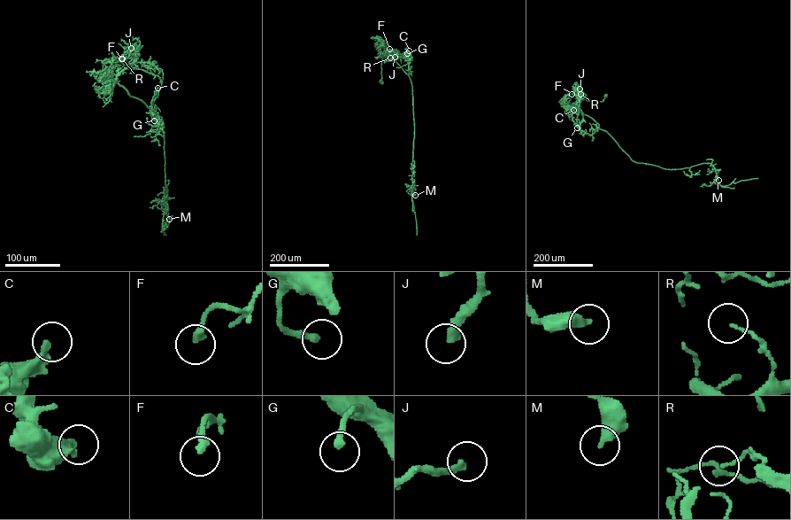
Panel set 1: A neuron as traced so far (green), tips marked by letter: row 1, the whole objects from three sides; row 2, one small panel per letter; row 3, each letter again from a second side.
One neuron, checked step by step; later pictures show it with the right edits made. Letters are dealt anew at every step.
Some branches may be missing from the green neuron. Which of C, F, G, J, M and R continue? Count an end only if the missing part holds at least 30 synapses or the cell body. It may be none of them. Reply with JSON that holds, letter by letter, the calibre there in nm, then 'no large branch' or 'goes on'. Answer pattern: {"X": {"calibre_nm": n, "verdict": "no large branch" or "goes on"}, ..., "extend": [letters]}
{"C": {"calibre_nm": 320, "verdict": "no large branch"}, "F": {"calibre_nm": 260, "verdict": "no large branch"}, "G": {"calibre_nm": 280, "verdict": "no large branch"}, "J": {"calibre_nm": 300, "verdict": "goes on"}, "M": {"calibre_nm": 360, "verdict": "no large branch"}, "R": {"calibre_nm": 100, "verdict": "no large branch"}, "extend": ["J"]}

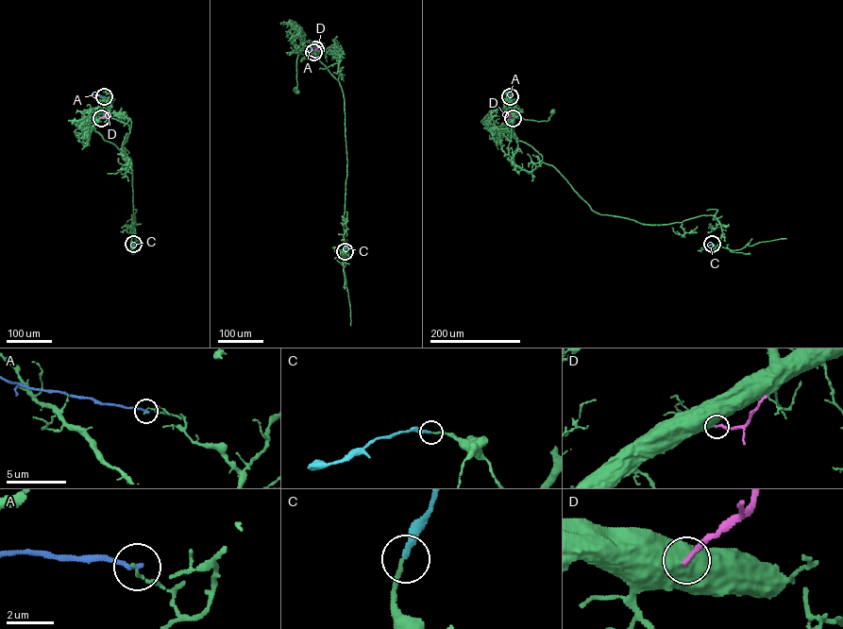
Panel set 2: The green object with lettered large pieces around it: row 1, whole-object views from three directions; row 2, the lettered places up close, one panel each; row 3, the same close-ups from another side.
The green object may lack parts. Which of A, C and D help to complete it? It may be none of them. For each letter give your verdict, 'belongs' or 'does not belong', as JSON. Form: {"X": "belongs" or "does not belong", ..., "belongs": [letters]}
{"A": "does not belong", "C": "belongs", "D": "does not belong", "belongs": ["C"]}

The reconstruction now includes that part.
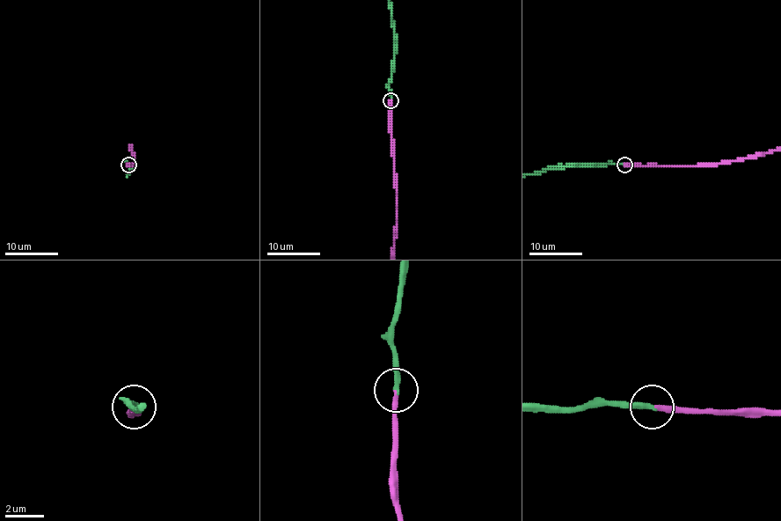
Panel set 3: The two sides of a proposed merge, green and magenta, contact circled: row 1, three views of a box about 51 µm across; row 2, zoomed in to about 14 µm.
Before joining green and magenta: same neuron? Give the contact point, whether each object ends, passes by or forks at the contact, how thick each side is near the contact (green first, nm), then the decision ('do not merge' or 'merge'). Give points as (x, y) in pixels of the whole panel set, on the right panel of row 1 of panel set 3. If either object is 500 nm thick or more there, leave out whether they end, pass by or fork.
at (624, 165); green ends there; magenta ends there; 320 nm thick on the green side, 280 nm on the other; merge

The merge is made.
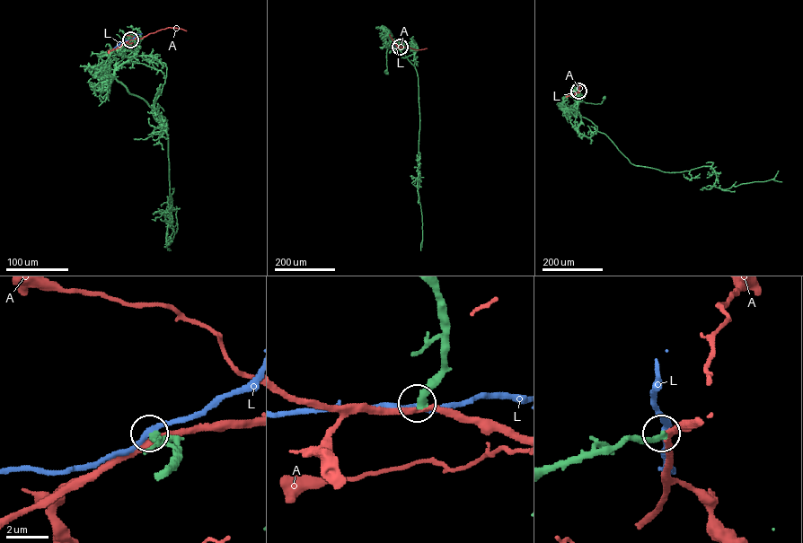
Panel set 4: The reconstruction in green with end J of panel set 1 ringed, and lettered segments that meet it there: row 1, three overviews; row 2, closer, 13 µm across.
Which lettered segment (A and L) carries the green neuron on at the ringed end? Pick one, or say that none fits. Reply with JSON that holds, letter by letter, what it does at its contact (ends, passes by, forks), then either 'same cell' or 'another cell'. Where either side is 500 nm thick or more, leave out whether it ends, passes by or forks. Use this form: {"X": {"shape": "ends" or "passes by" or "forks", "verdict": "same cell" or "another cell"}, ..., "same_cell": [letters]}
{"A": {"shape": "passes by", "verdict": "another cell"}, "L": {"shape": "passes by", "verdict": "another cell"}, "same_cell": []}

